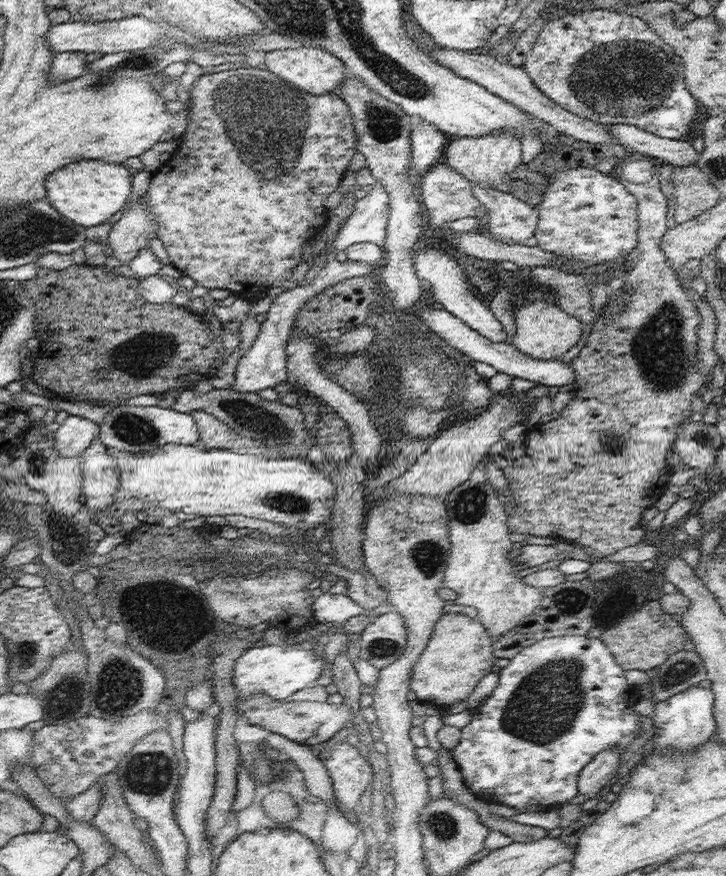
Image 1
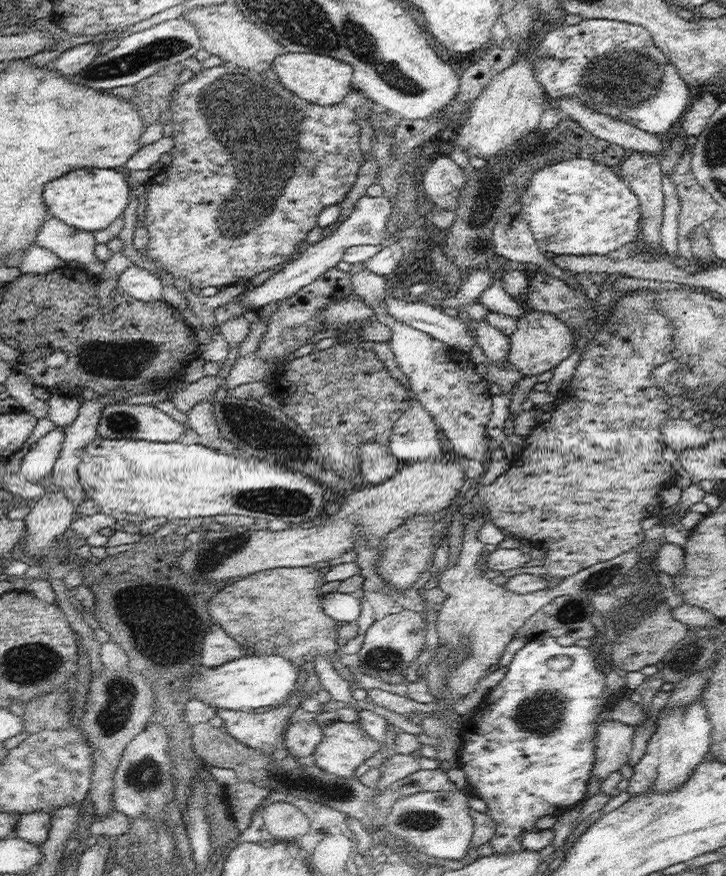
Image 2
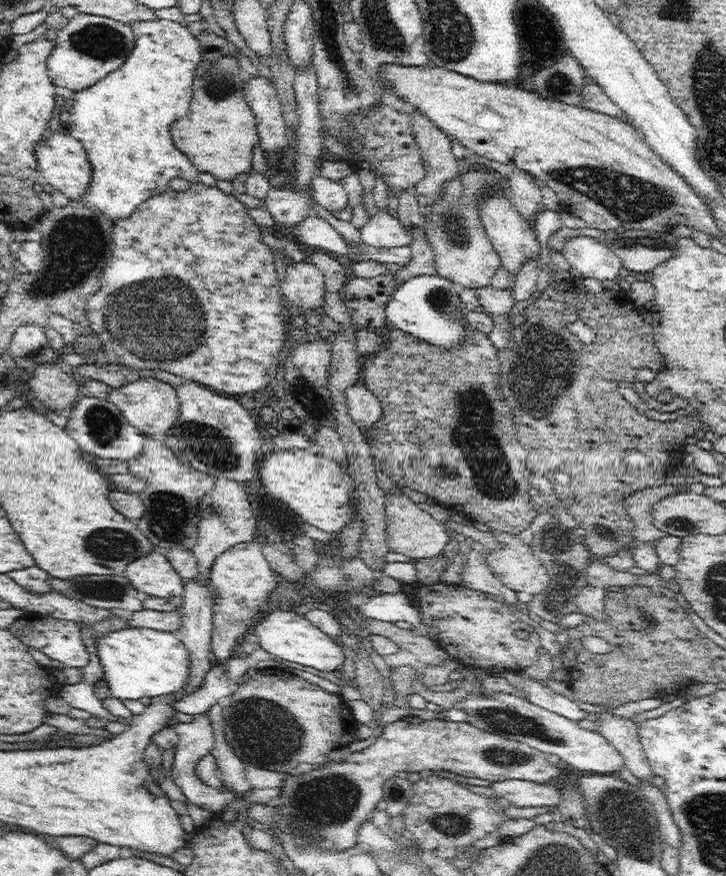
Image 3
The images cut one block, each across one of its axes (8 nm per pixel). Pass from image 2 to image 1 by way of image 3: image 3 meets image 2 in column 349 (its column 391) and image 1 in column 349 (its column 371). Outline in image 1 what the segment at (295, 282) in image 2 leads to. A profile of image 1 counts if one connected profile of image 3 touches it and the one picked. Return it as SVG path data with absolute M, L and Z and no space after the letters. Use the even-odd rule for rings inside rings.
M377 182L369 188L368 195L356 202L354 211L340 228L334 242L323 245L319 253L334 248L346 250L350 245L359 242L373 242L384 253L384 262L388 254L386 247L386 230L389 220L389 197L386 196L382 184Z

